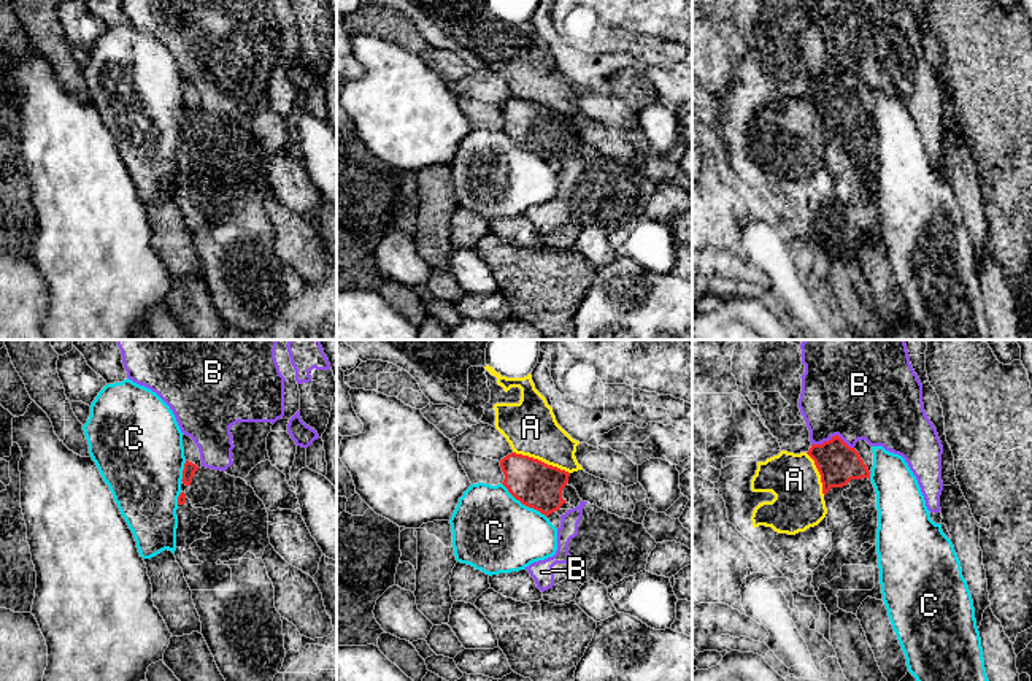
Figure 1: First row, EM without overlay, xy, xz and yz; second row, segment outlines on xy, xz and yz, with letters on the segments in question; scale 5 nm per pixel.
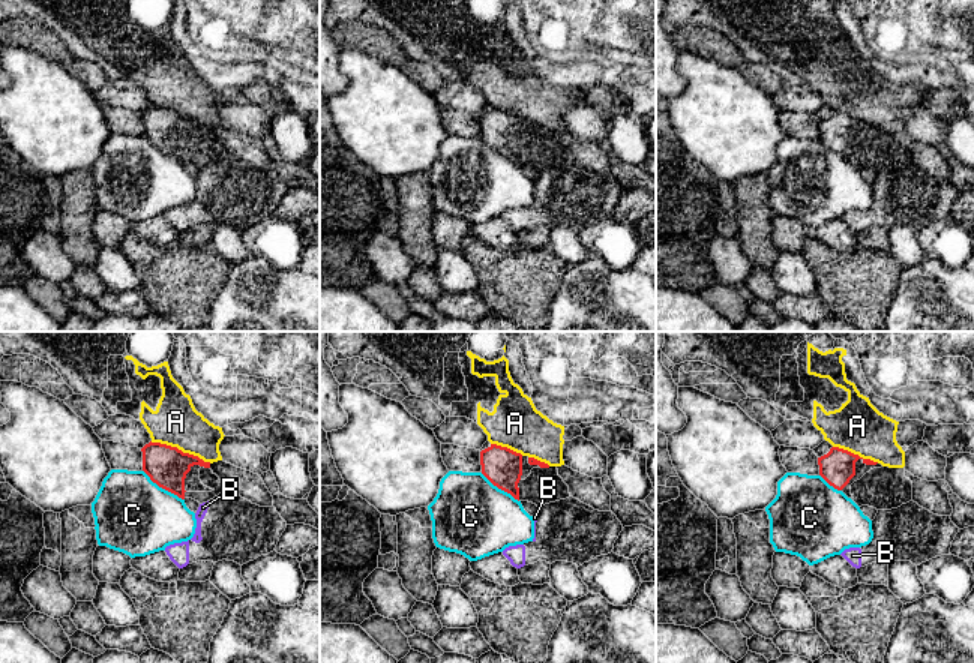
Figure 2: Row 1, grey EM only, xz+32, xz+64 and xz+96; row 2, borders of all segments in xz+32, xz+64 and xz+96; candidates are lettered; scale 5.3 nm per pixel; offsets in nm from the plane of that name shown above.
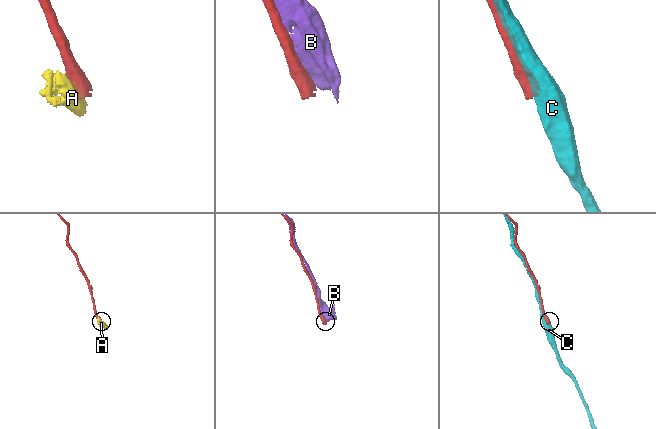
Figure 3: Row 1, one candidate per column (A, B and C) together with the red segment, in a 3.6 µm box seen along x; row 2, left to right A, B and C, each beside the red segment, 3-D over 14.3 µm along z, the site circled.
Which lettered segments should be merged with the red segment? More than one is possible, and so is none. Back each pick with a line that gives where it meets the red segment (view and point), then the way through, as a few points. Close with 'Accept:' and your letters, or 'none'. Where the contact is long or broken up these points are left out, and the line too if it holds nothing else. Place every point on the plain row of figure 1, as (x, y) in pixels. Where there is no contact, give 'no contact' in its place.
Accept: none

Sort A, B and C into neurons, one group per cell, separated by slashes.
A / B / C

